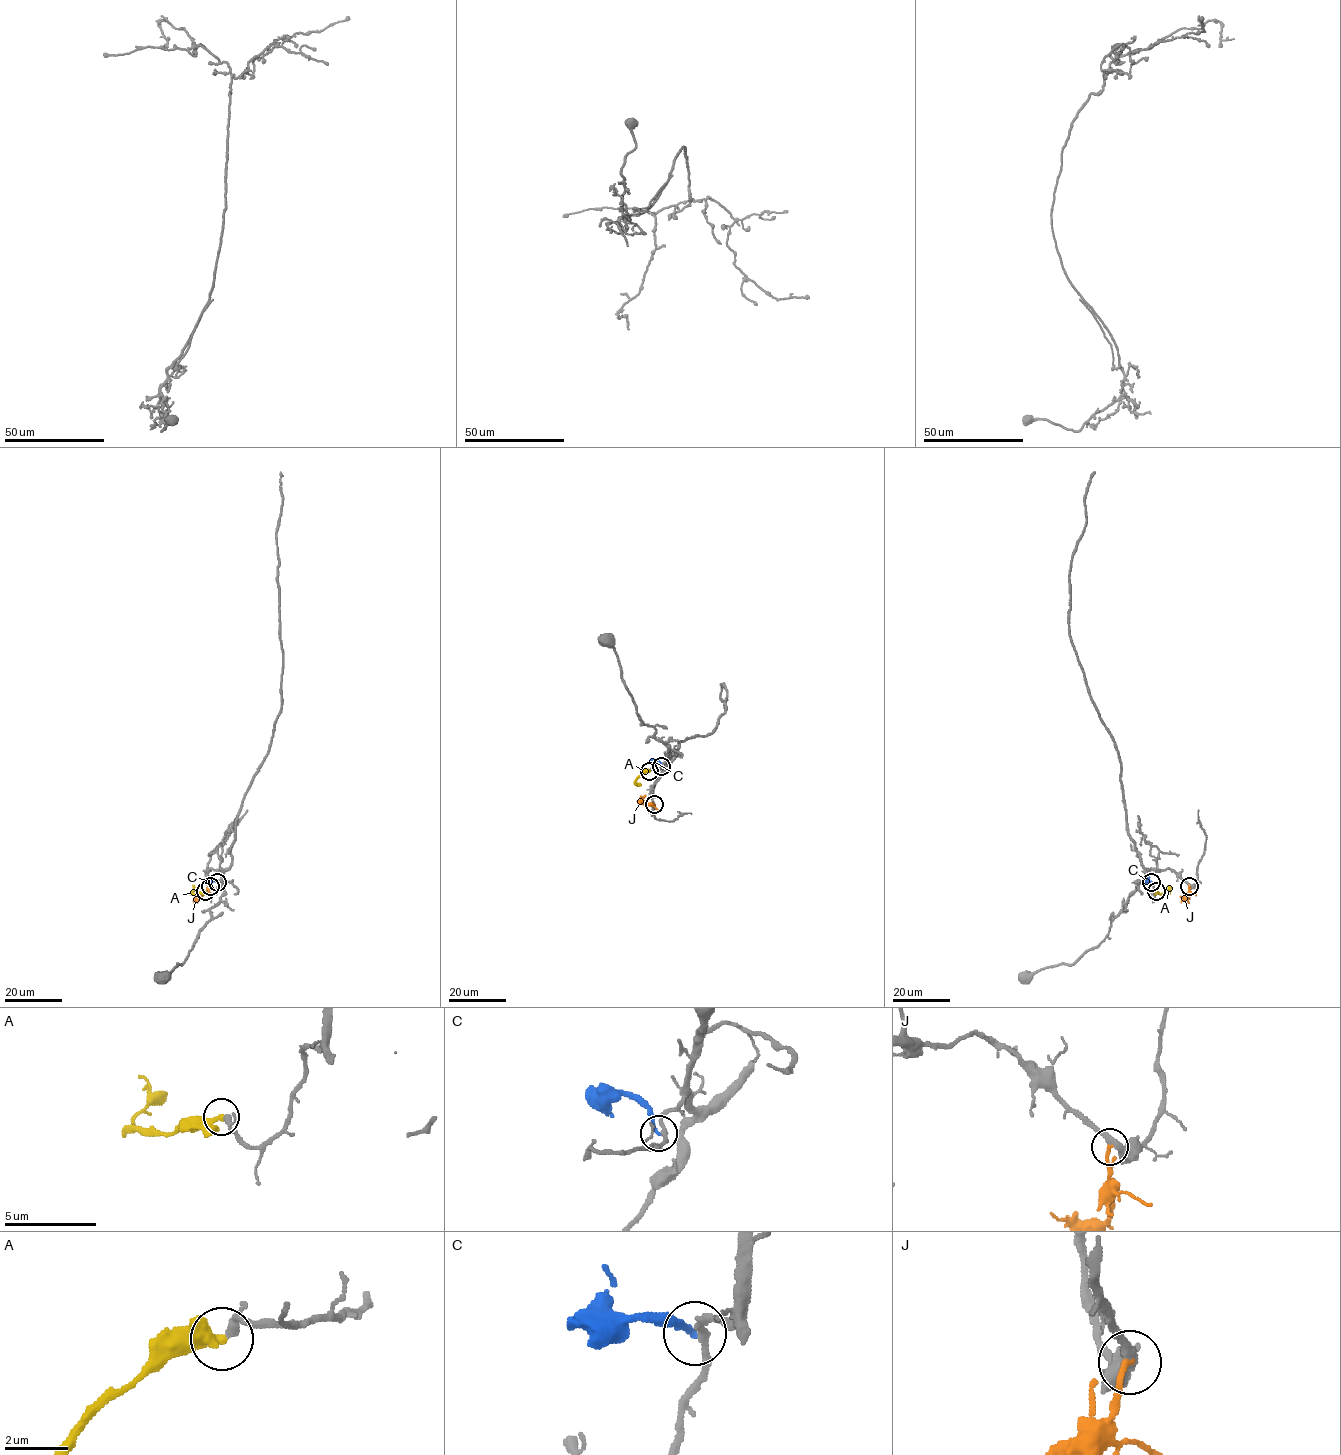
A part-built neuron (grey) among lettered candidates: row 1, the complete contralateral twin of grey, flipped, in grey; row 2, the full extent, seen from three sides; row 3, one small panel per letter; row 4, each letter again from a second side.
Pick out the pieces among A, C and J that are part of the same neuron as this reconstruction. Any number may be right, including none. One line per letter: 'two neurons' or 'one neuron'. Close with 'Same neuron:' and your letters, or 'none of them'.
A: one neuron
C: two neurons
J: two neurons
Same neuron: A

